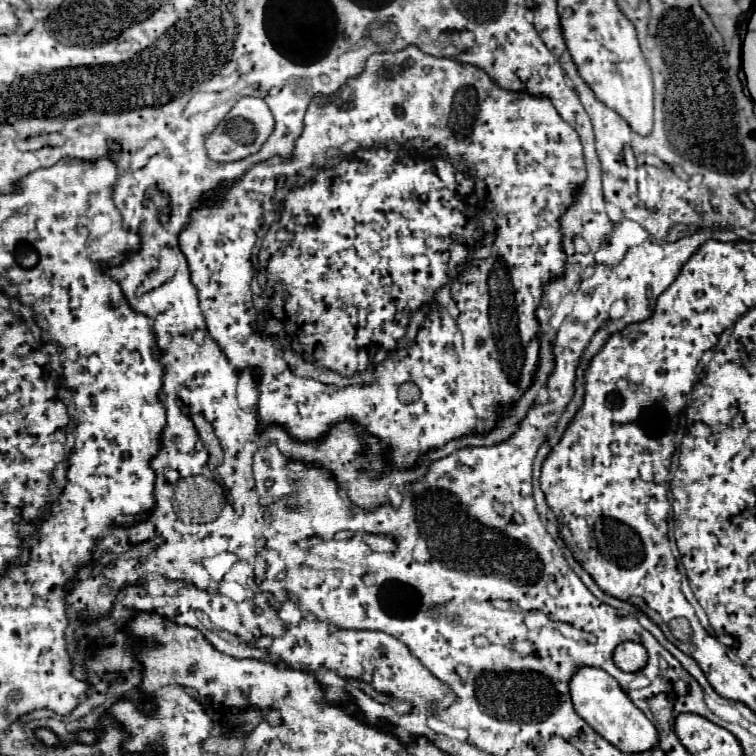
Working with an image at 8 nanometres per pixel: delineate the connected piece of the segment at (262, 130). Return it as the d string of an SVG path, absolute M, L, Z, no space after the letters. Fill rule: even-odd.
M240 98L236 106L220 122L220 126L208 136L206 140L208 156L216 162L236 162L250 154L256 154L272 134L272 128L274 128L274 118L262 98Z

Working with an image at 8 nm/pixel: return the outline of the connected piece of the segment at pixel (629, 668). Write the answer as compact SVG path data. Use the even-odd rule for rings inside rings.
M622 642L614 650L614 664L624 672L640 672L648 662L648 652L638 642Z

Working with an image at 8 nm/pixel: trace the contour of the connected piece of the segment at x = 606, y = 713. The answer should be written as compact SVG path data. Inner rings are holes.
M580 666L570 680L570 696L576 712L608 742L622 752L644 752L656 746L658 734L654 724L632 704L620 684L604 670L592 666Z

